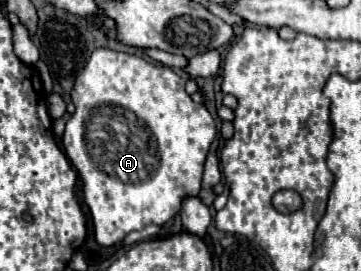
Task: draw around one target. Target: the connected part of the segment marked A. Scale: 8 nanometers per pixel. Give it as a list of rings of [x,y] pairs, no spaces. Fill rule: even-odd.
[[[97,48],[73,86],[75,114],[67,120],[63,148],[83,184],[83,198],[89,206],[95,240],[101,246],[115,246],[123,238],[149,224],[163,226],[181,210],[181,202],[197,196],[203,164],[215,140],[217,126],[203,104],[195,104],[185,92],[185,80],[167,66],[149,64],[141,56]]]

